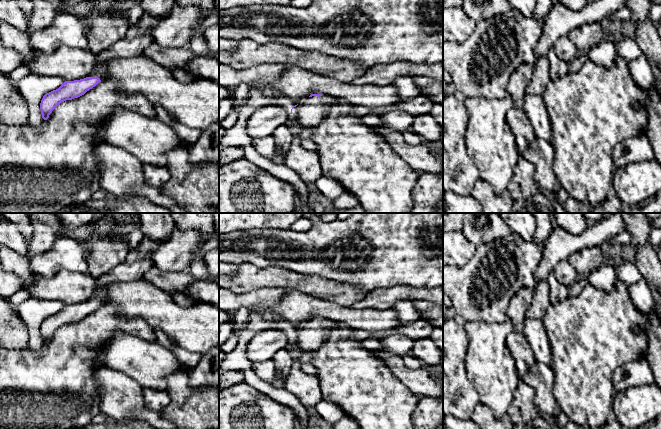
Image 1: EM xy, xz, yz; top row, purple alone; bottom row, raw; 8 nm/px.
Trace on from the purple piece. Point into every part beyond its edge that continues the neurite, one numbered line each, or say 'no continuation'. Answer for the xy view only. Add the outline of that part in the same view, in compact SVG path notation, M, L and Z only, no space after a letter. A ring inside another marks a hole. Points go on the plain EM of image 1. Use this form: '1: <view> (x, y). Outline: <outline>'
1: xy (136, 264). Outline: M143 235L140 245L125 255L123 265L117 266L110 273L97 278L98 288L92 299L102 304L107 297L106 289L109 285L144 279L145 274L152 267L147 255L163 243L163 241L155 241Z

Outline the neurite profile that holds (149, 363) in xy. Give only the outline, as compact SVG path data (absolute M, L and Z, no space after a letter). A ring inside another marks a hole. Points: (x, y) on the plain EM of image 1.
M117 331L100 348L98 358L105 366L121 371L134 379L143 389L149 388L164 392L167 389L166 378L183 367L177 357L158 342L148 342L120 331Z

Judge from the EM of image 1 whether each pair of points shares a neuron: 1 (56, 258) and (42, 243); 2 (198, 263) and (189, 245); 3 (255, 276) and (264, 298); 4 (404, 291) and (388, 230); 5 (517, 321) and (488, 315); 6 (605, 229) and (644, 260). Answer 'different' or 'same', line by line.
1: different
2: different
3: different
4: different
5: different
6: different

